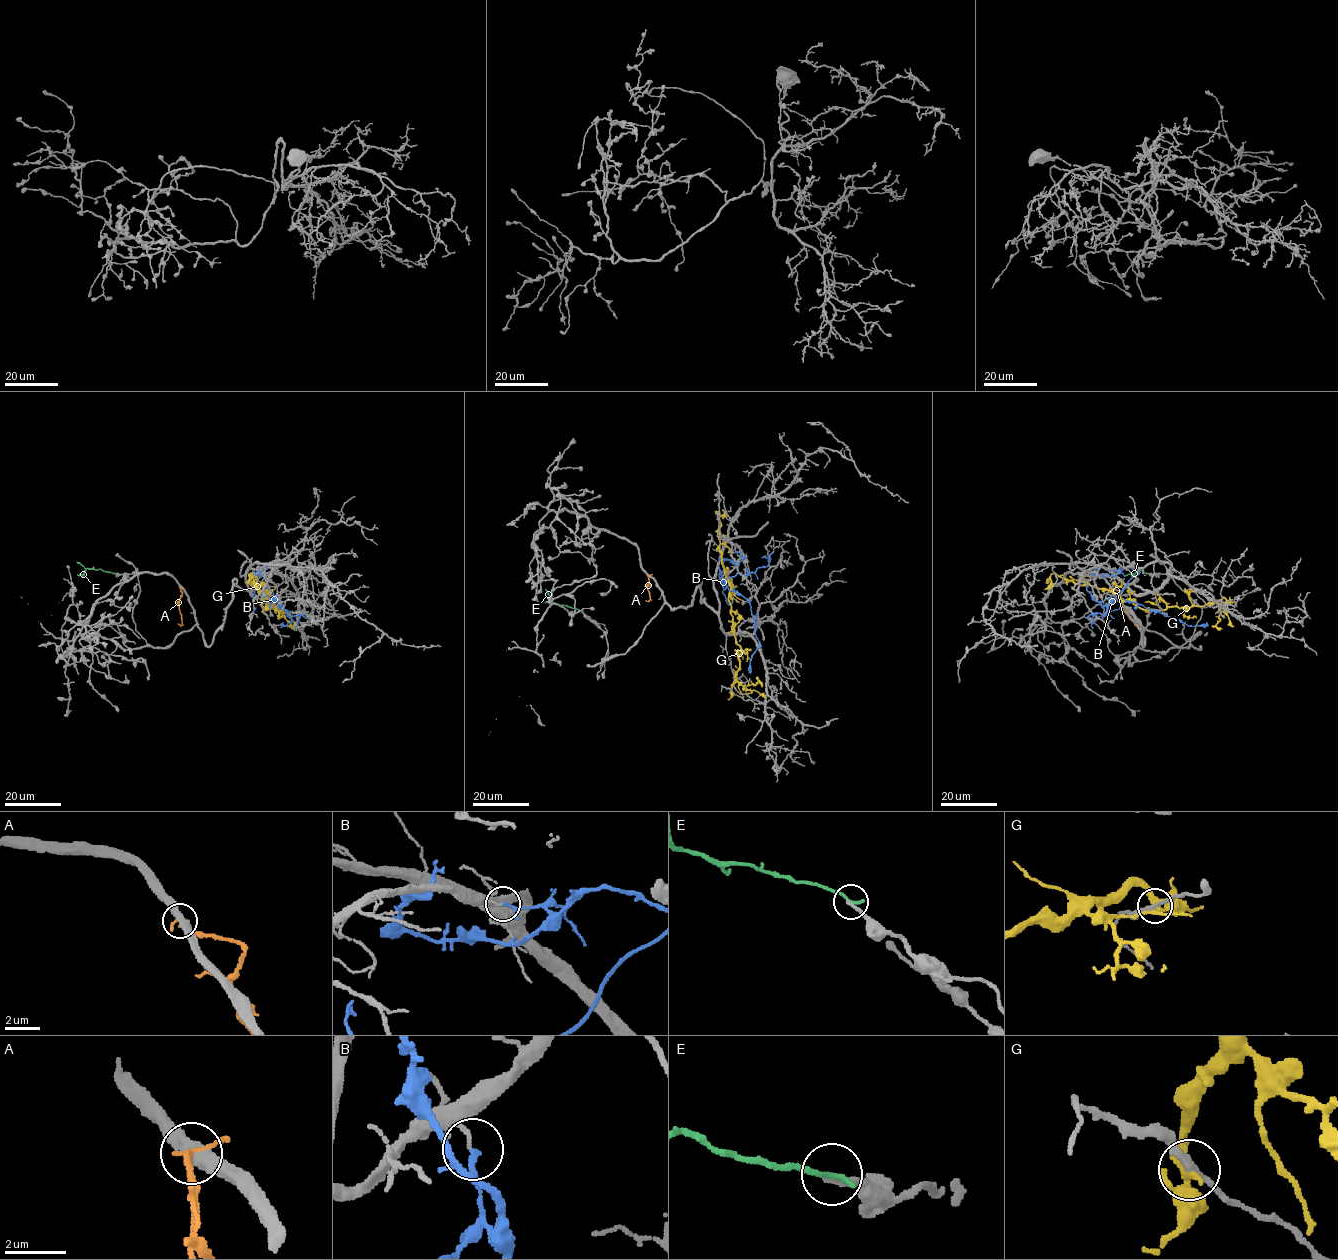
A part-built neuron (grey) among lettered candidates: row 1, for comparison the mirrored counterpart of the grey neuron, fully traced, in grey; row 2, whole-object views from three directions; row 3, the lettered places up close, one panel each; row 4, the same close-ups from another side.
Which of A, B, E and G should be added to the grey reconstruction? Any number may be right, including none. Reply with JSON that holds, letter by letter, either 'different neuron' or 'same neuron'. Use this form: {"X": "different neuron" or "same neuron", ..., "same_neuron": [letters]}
{"A": "different neuron", "B": "different neuron", "E": "different neuron", "G": "different neuron", "same_neuron": []}

